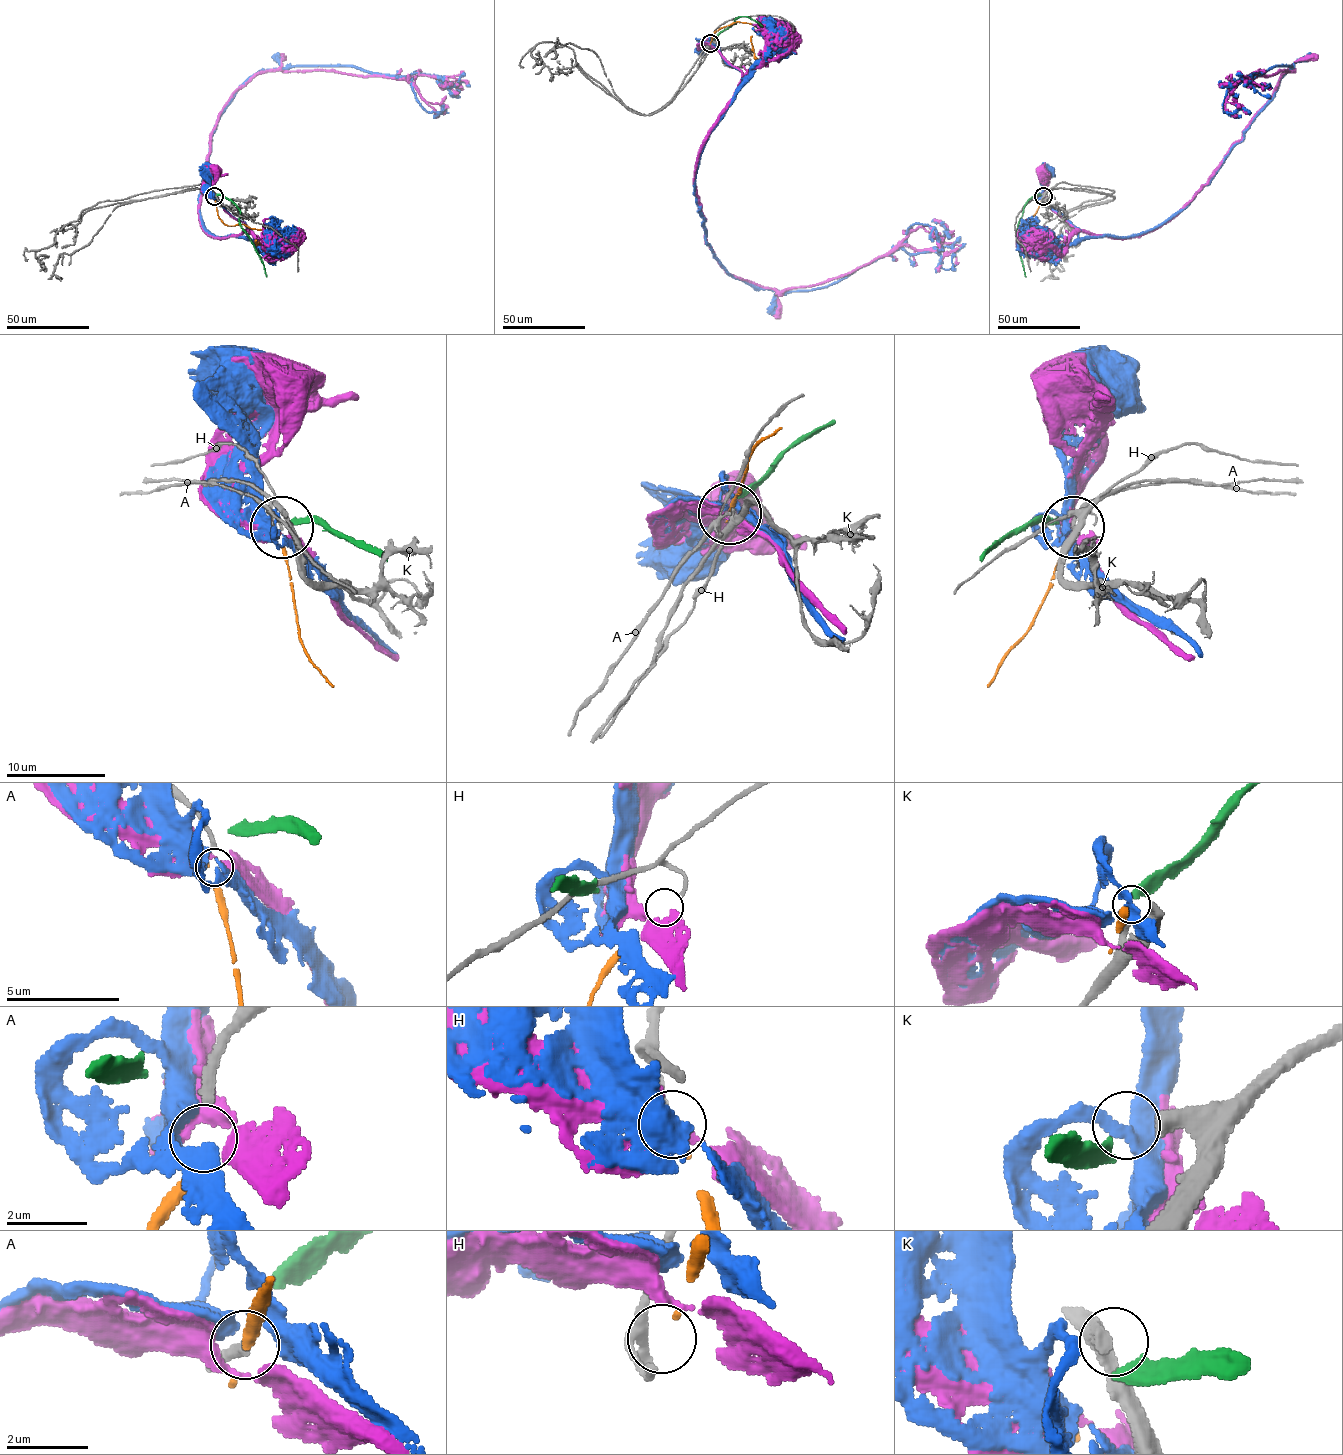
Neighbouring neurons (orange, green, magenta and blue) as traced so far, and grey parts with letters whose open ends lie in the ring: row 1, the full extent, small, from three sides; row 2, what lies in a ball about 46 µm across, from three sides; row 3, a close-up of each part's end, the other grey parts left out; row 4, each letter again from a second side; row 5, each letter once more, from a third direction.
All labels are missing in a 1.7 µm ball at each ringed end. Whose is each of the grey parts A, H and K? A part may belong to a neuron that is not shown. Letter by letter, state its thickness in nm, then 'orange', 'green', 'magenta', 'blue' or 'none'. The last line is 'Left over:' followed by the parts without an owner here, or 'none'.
A: calibre 220 nm; none
H: calibre 150 nm; orange
K: calibre 360 nm; green
Left over: A

